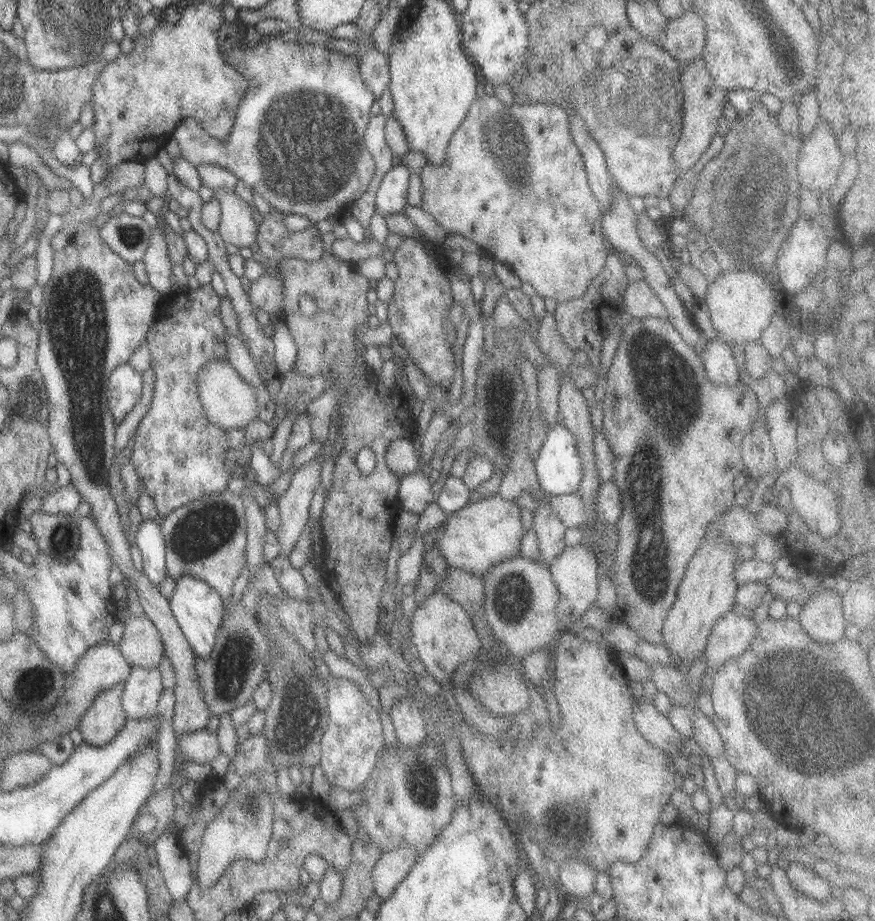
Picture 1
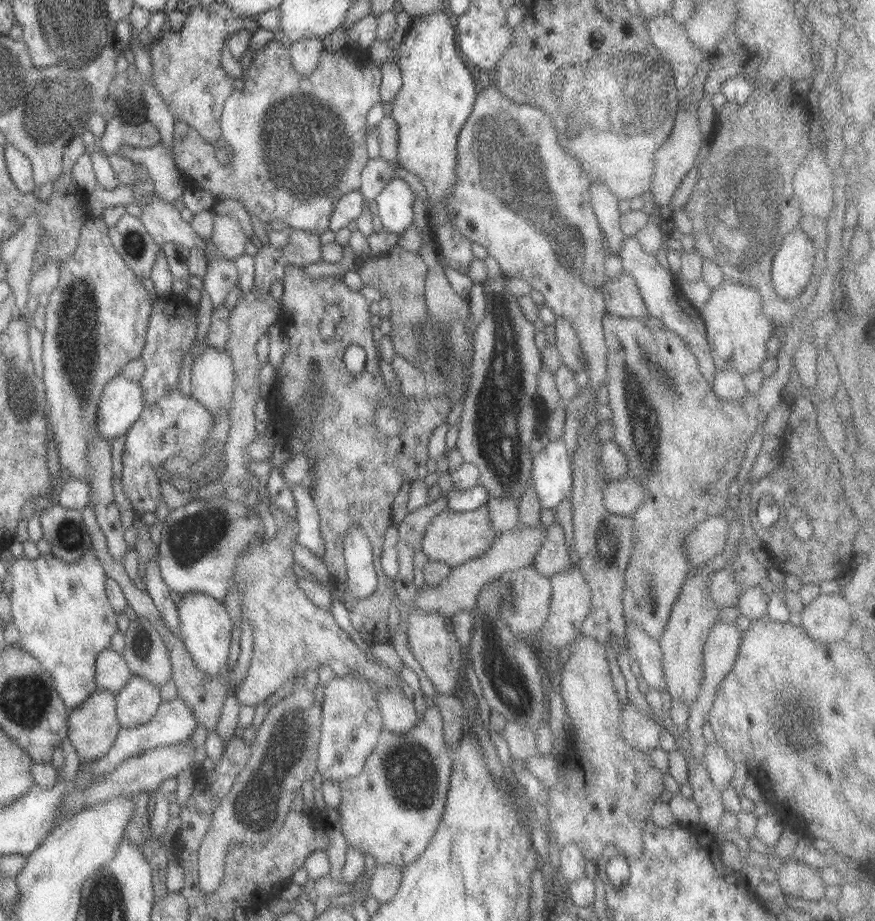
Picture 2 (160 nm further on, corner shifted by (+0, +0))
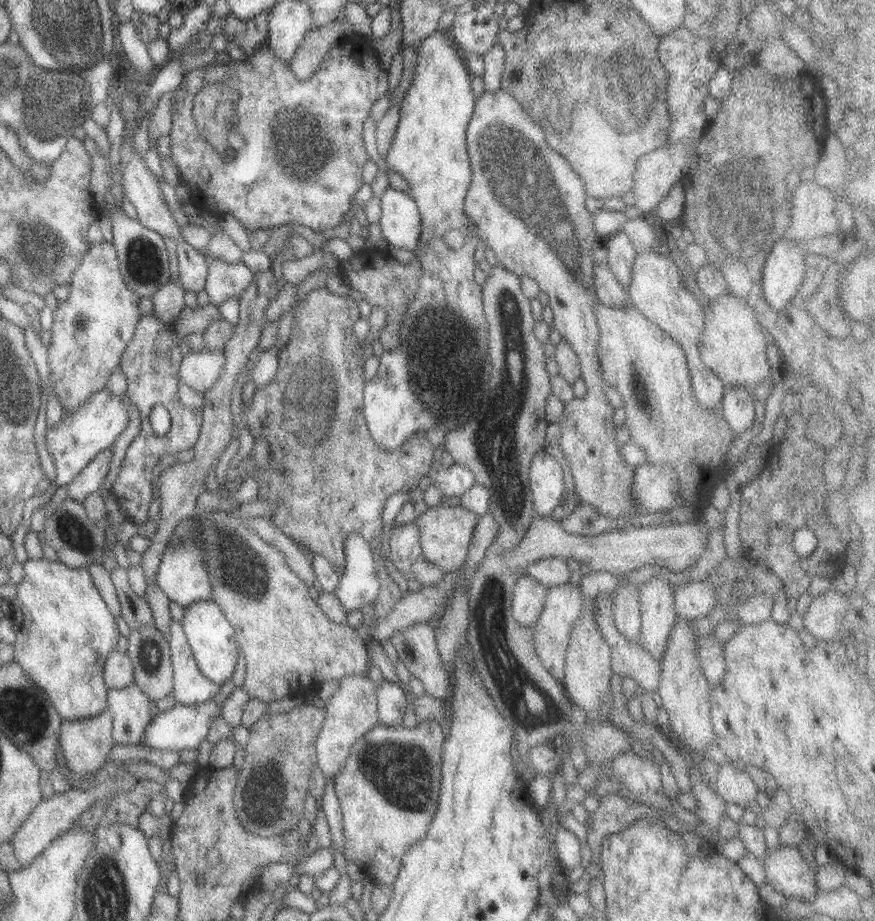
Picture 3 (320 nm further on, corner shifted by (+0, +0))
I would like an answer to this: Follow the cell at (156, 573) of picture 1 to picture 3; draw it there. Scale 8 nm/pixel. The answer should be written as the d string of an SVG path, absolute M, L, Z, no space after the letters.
M170 620L167 632L163 634L170 650L172 666L172 689L175 703L179 705L201 705L217 696L219 687L205 678L196 667L182 626Z

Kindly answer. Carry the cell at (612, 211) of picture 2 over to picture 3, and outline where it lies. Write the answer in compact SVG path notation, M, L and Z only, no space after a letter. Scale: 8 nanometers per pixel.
M621 231L613 233L602 242L607 250L605 263L609 272L615 277L623 291L629 287L629 277L631 277L632 264L634 263L636 253L631 248L628 239Z

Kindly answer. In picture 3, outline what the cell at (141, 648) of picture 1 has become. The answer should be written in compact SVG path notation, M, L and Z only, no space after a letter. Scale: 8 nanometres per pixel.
M152 625L140 626L129 631L126 636L127 649L125 654L133 662L132 671L134 679L132 684L155 704L159 699L171 693L172 666L170 665L170 650L164 636Z

